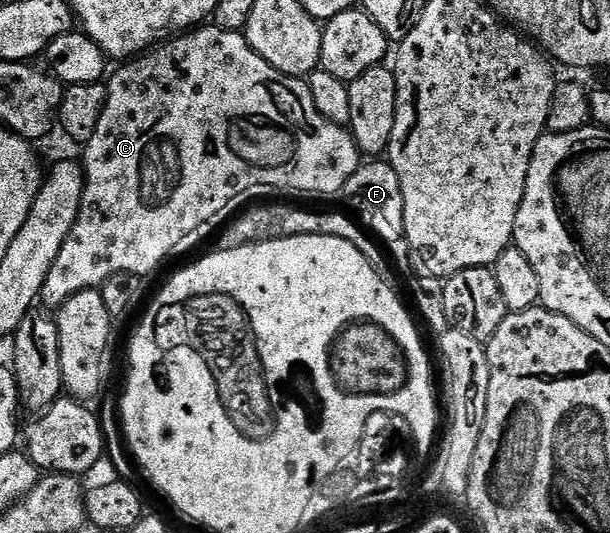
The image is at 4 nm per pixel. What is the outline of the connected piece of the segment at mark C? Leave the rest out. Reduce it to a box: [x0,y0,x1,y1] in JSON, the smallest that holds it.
[40,24,363,308]

